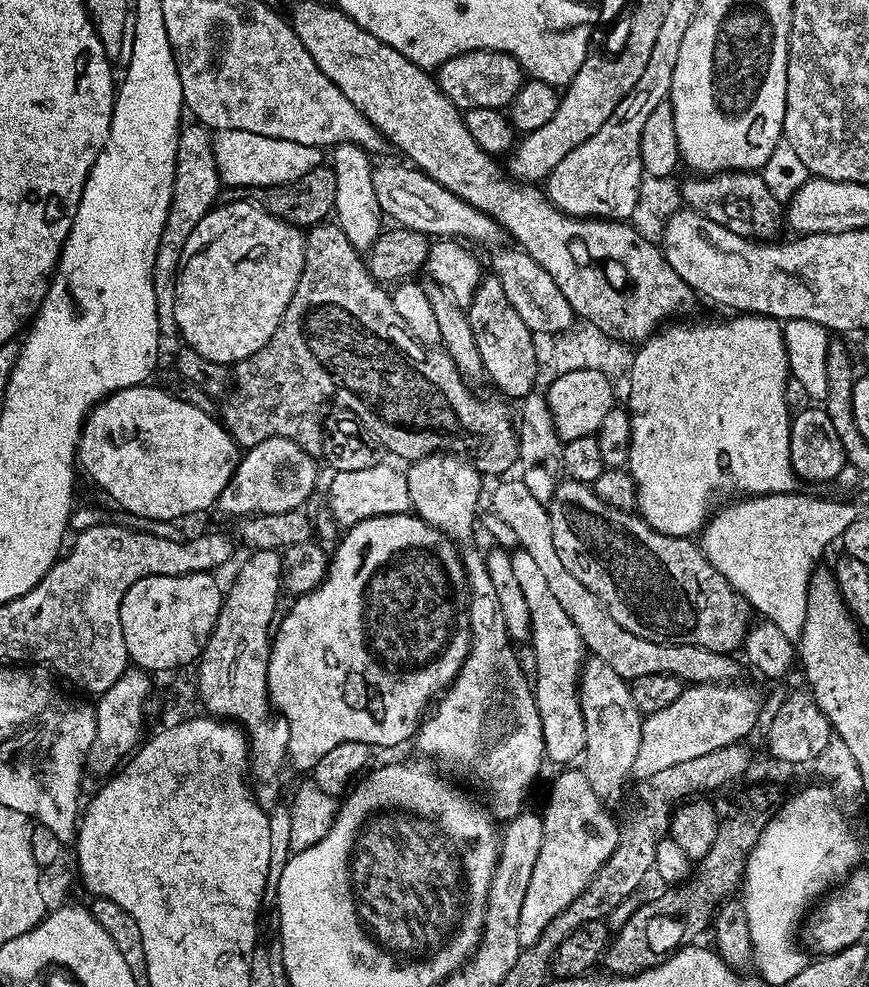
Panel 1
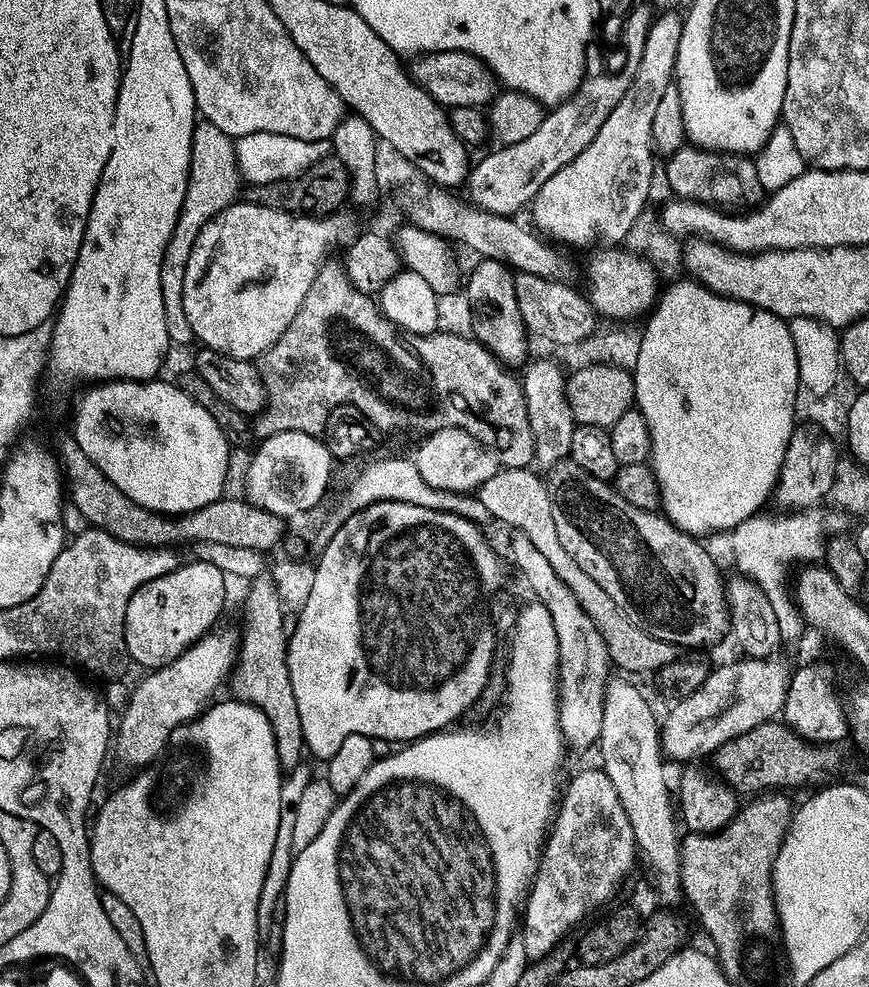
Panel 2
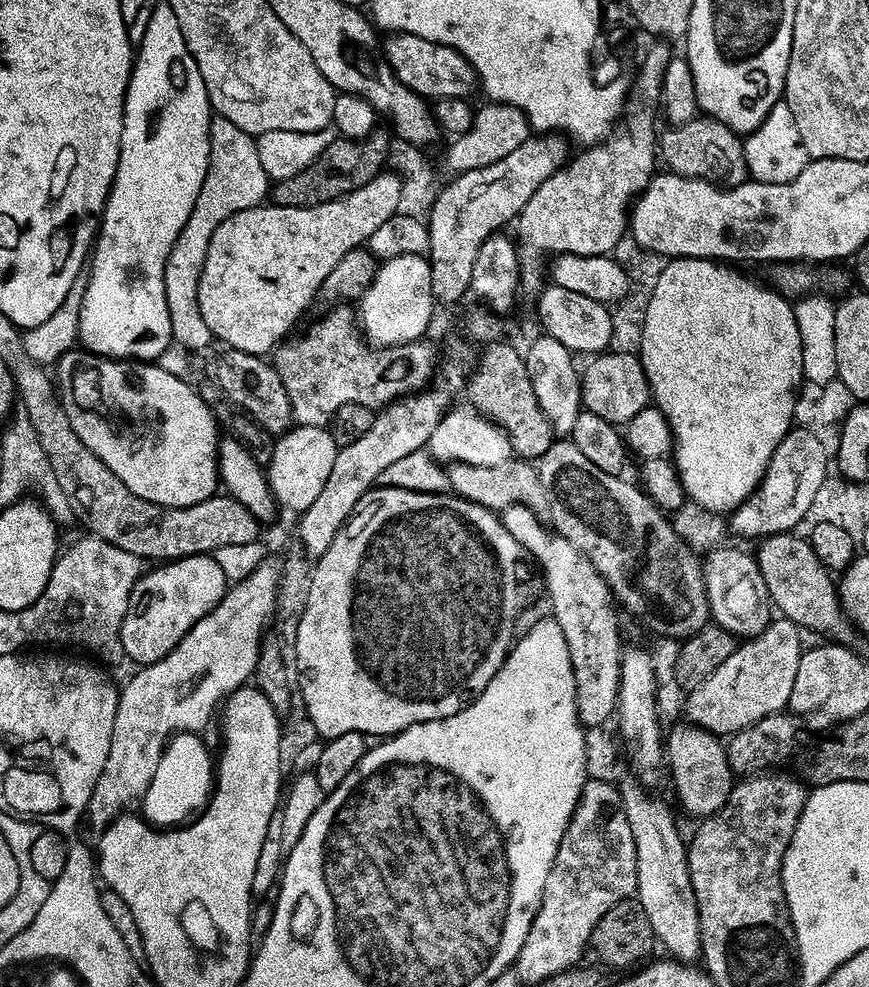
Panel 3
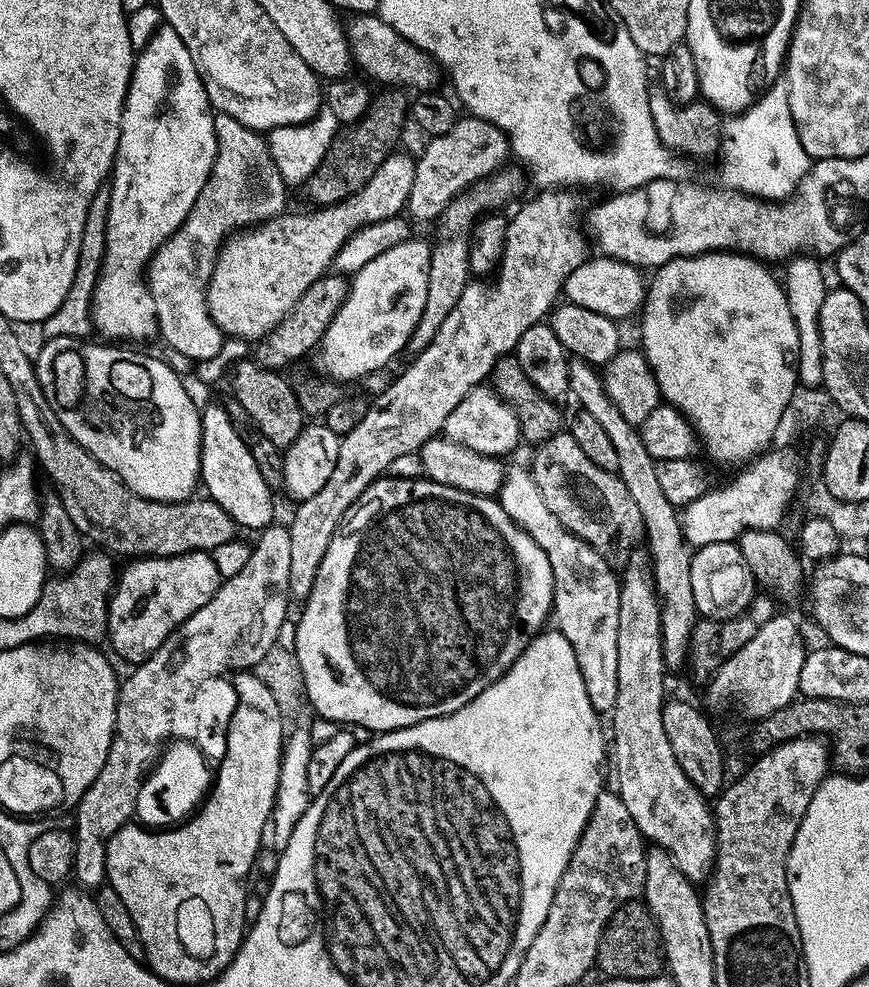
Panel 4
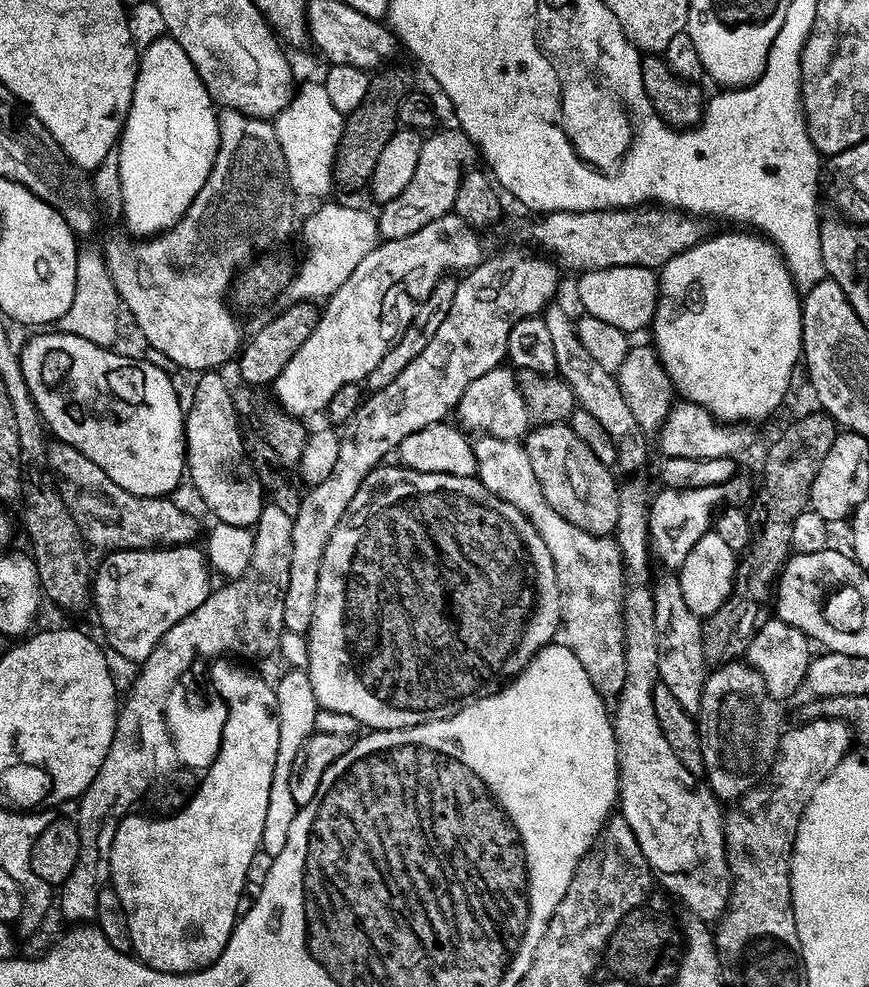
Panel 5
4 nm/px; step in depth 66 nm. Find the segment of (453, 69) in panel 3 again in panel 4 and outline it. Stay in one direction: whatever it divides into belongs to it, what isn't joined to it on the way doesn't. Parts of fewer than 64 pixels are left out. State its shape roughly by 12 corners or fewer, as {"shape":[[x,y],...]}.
{"shape":[[352,14],[353,61],[381,85],[432,92],[442,68],[378,14]]}

